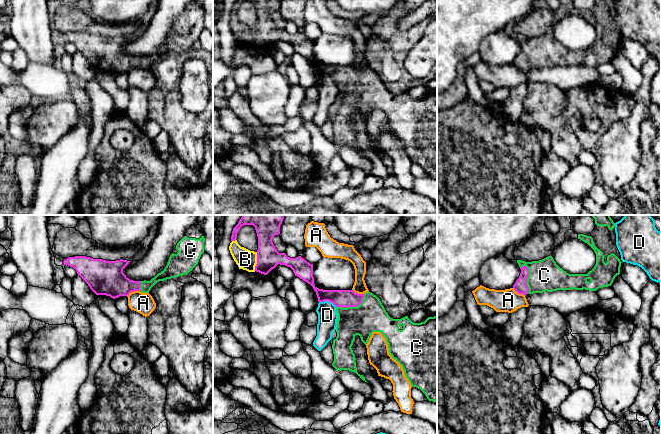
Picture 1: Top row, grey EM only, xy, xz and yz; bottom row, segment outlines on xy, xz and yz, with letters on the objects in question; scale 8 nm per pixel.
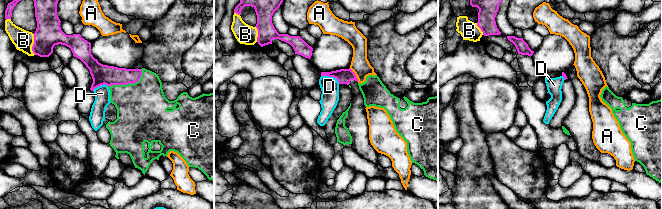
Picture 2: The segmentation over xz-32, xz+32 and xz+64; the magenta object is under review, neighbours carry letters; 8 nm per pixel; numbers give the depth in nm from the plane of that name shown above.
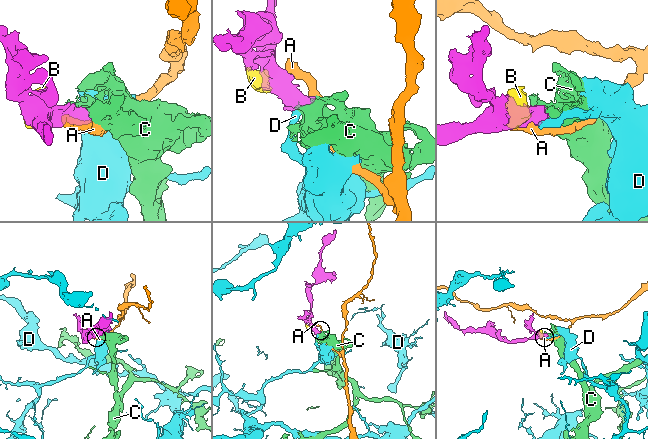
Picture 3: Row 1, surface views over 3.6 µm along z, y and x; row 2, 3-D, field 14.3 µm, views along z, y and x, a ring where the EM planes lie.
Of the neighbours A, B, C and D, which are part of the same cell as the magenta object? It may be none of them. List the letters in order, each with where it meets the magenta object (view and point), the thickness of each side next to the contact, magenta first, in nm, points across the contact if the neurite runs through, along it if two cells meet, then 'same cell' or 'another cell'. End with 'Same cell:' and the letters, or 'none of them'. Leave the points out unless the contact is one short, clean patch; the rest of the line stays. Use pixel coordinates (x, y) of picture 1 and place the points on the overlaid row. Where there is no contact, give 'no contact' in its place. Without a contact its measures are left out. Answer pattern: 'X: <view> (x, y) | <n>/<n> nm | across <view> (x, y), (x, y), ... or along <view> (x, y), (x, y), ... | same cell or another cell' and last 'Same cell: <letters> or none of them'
A: xy (133, 291) | 280/170 nm | along xy (139, 290), (134, 290), (127, 296) | another cell
B: xz (257, 261) | 180/160 nm | same cell
C: xz (352, 306) | 140/260 nm | across xz (340, 298), (352, 306), (360, 314), (370, 316) | same cell
D: xz (328, 300) | 140/160 nm | along xz (319, 301), (330, 301), (336, 306) | another cell
Same cell: B, C

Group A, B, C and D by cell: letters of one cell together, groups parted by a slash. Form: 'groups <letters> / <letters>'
groups A / B C / D

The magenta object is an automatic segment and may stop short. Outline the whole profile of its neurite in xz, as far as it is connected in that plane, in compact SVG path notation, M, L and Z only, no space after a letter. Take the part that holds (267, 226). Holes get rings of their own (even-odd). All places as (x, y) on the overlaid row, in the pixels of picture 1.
M242 215L238 224L233 228L231 241L237 239L237 233L244 225L253 225L258 237L257 264L255 271L267 275L278 264L290 267L295 276L310 284L316 292L318 302L329 301L336 306L338 314L336 332L332 349L334 361L332 366L336 370L349 370L356 373L363 381L365 377L357 372L356 358L352 350L355 336L359 335L361 341L367 345L373 332L380 332L386 339L389 354L403 368L404 374L412 387L420 389L429 401L437 403L437 316L428 317L424 322L414 323L408 316L393 319L386 312L380 299L371 292L355 293L353 290L323 290L314 284L313 264L301 256L290 258L285 253L279 253L272 239L280 234L280 226L284 215Z

